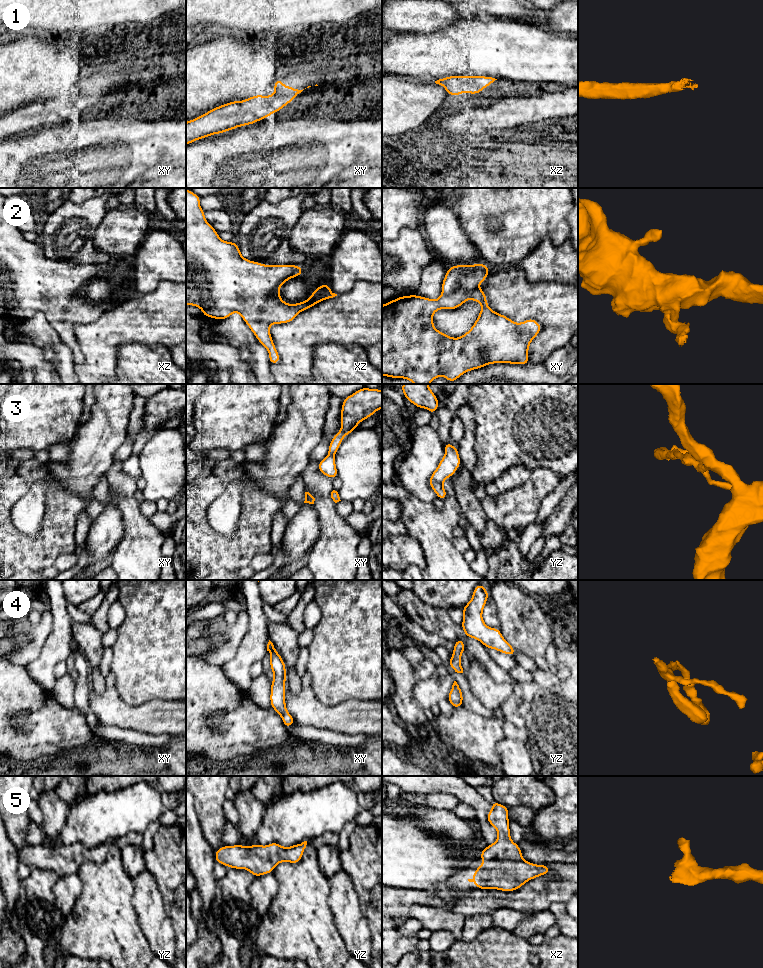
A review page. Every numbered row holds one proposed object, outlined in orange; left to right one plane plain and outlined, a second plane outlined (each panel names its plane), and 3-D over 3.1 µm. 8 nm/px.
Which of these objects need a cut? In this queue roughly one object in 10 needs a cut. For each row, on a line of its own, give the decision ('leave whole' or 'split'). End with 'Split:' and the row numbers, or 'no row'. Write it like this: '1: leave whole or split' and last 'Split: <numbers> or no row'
1: leave whole
2: leave whole
3: leave whole
4: leave whole
5: leave whole
Split: no row

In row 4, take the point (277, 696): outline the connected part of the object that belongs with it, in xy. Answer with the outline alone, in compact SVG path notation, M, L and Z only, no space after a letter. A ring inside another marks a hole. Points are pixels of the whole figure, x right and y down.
M269 640L267 651L270 652L270 669L274 673L273 681L271 682L270 702L273 708L282 718L285 728L293 725L296 721L290 715L286 708L285 702L285 683L286 683L286 666L275 649L273 643Z

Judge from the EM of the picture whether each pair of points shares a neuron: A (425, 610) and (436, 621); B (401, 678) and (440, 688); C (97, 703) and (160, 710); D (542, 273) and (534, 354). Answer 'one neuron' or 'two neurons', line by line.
A: one neuron
B: two neurons
C: one neuron
D: two neurons

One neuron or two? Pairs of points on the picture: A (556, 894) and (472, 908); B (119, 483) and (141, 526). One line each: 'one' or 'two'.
A: one
B: one

